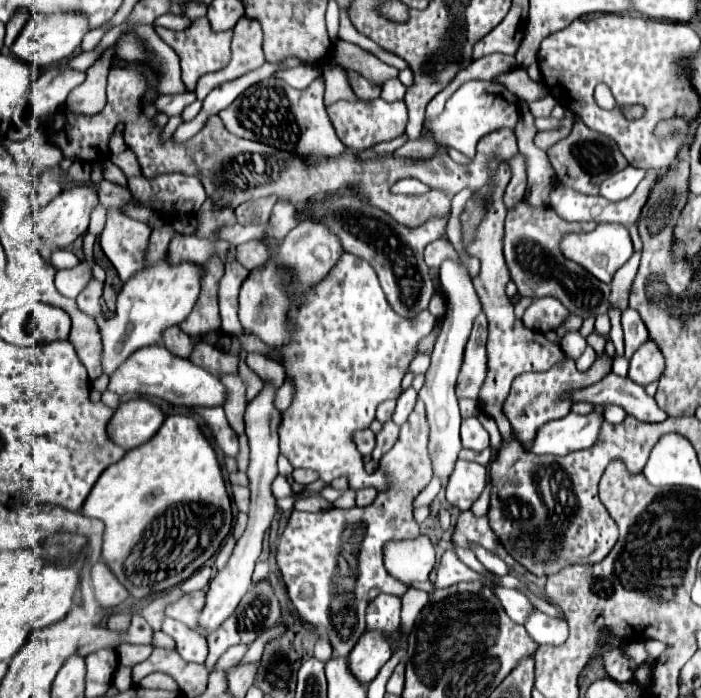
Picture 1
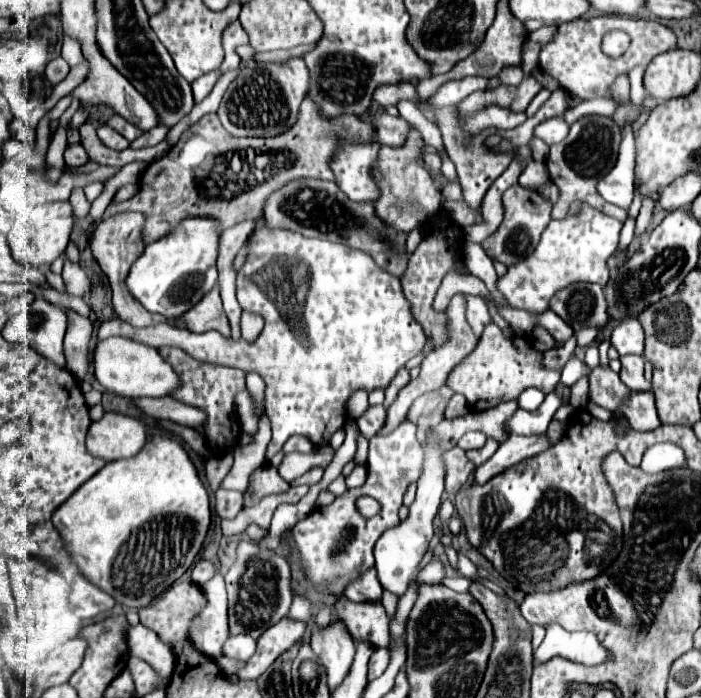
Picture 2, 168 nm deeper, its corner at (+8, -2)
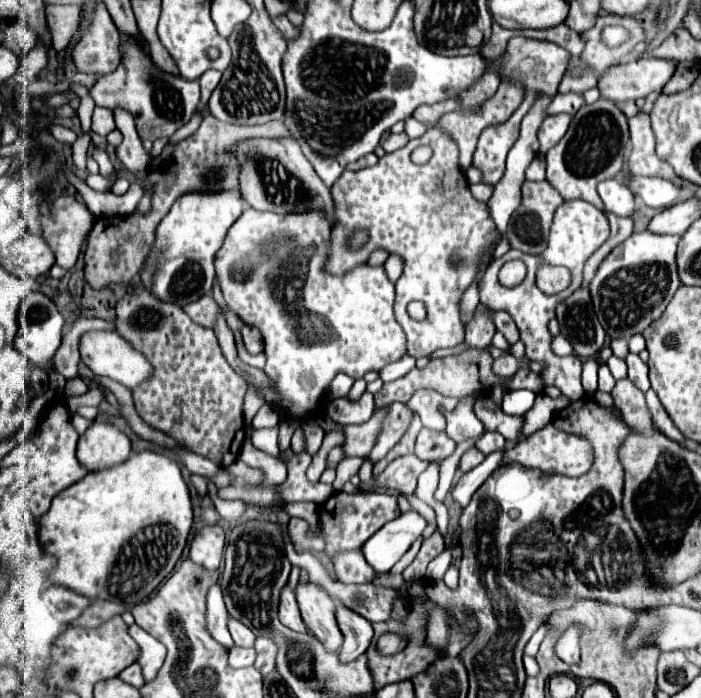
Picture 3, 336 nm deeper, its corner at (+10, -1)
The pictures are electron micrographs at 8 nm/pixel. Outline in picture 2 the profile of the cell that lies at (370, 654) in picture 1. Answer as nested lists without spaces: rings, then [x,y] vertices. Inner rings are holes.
[[[335,600],[335,610],[355,640],[369,640],[375,648],[389,644],[389,616],[381,602]]]

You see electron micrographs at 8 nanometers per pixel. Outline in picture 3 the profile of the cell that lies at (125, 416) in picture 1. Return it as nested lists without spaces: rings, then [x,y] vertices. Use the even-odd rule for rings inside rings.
[[[93,421],[79,437],[77,457],[89,471],[99,471],[125,461],[131,453],[131,439],[113,423]]]

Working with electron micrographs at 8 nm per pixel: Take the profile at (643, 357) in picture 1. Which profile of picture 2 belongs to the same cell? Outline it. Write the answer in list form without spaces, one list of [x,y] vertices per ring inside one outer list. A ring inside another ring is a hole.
[[[629,354],[629,356],[621,356],[621,380],[633,390],[633,392],[639,392],[639,390],[649,390],[651,388],[651,382],[645,380],[643,376],[643,356],[635,356],[635,354]]]

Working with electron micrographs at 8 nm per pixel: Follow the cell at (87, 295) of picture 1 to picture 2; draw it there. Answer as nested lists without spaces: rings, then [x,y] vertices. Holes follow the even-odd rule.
[[[63,254],[65,266],[63,266],[63,280],[65,280],[65,288],[69,294],[73,296],[83,296],[91,290],[91,282],[87,278],[87,274],[81,270],[79,264],[69,262],[69,258]]]

